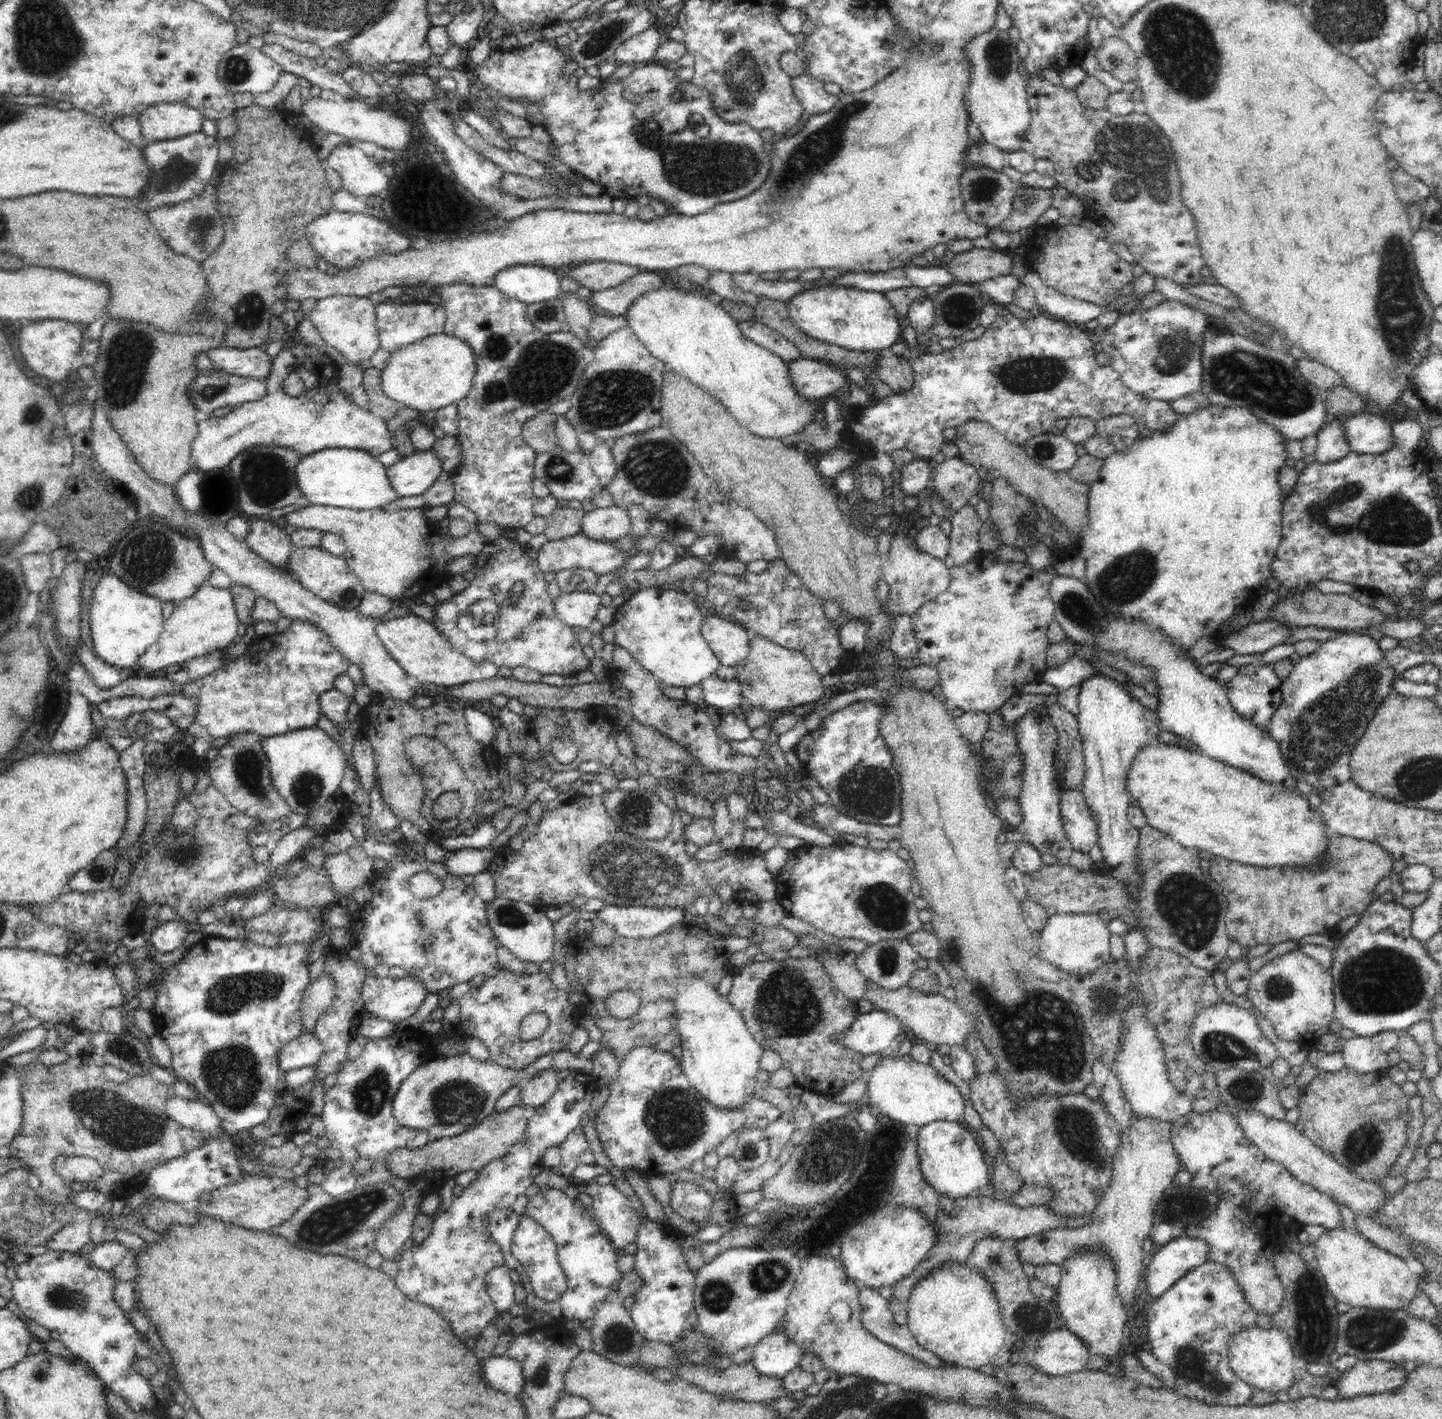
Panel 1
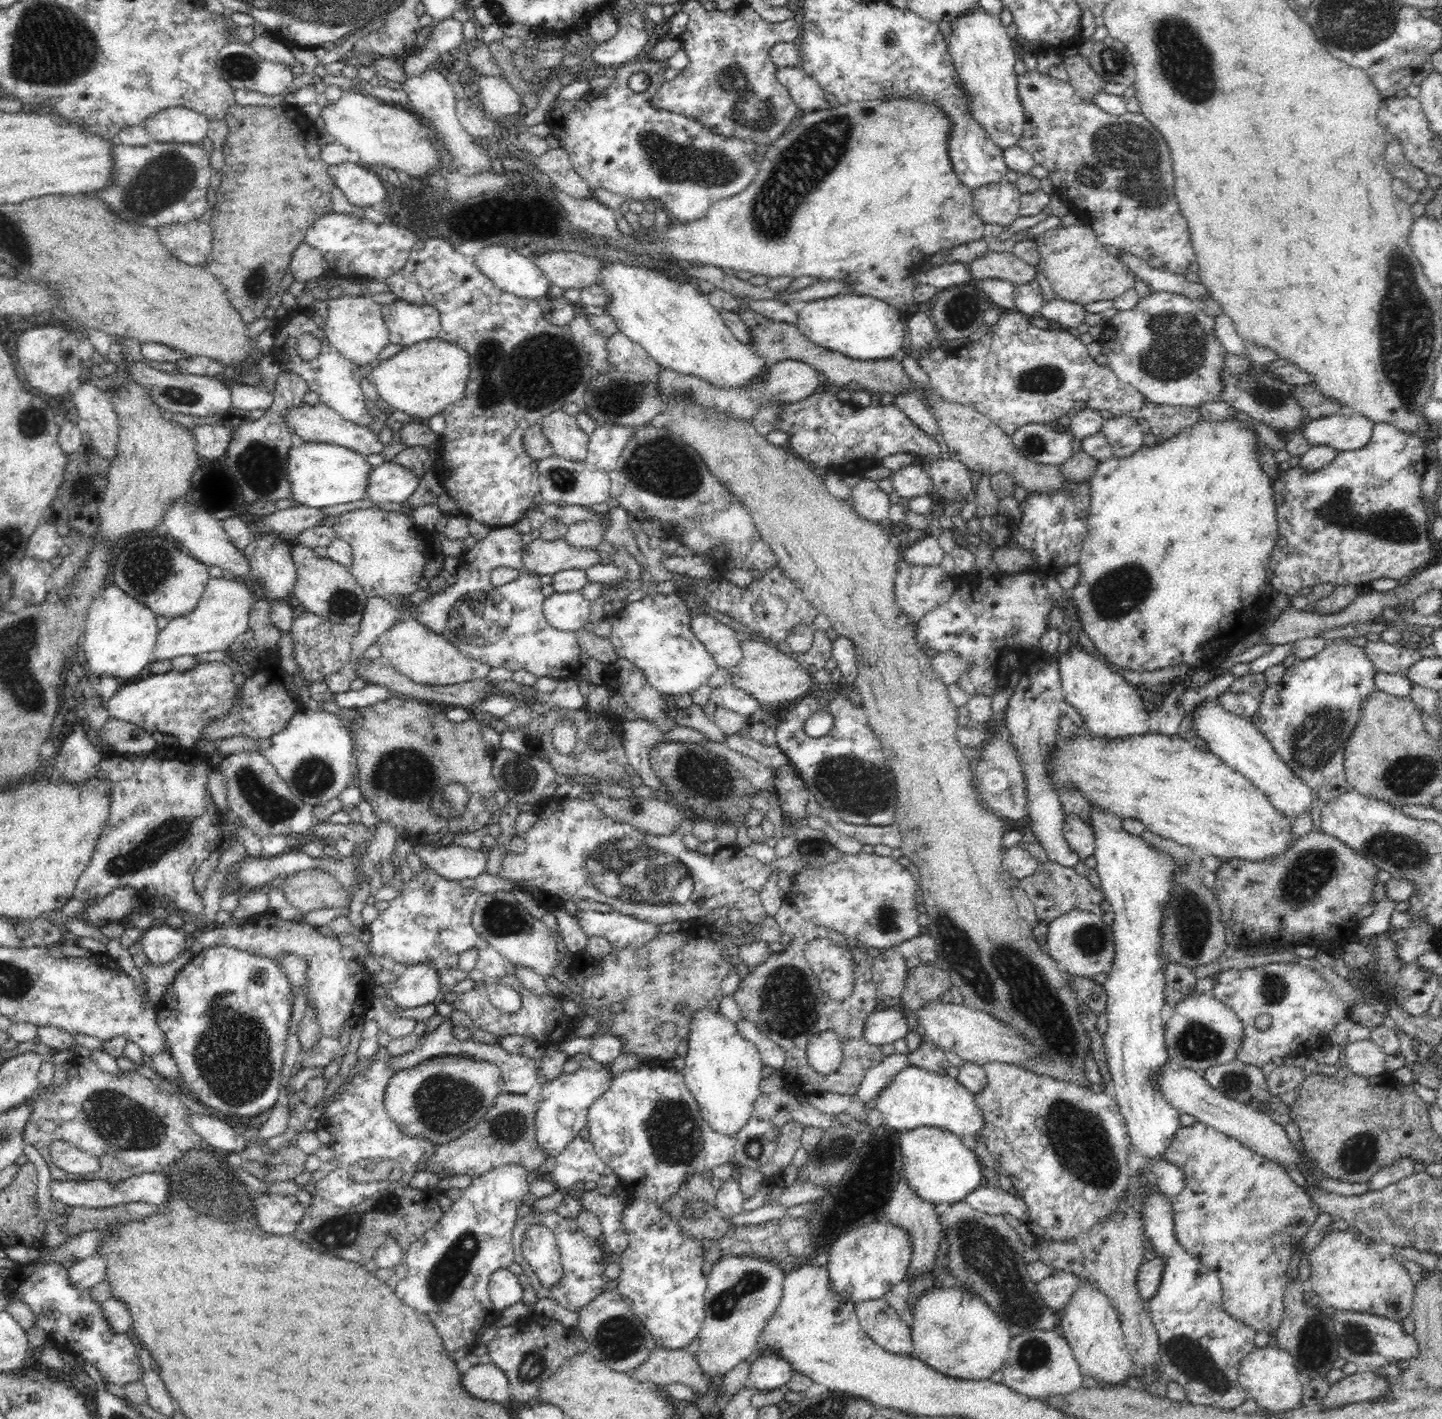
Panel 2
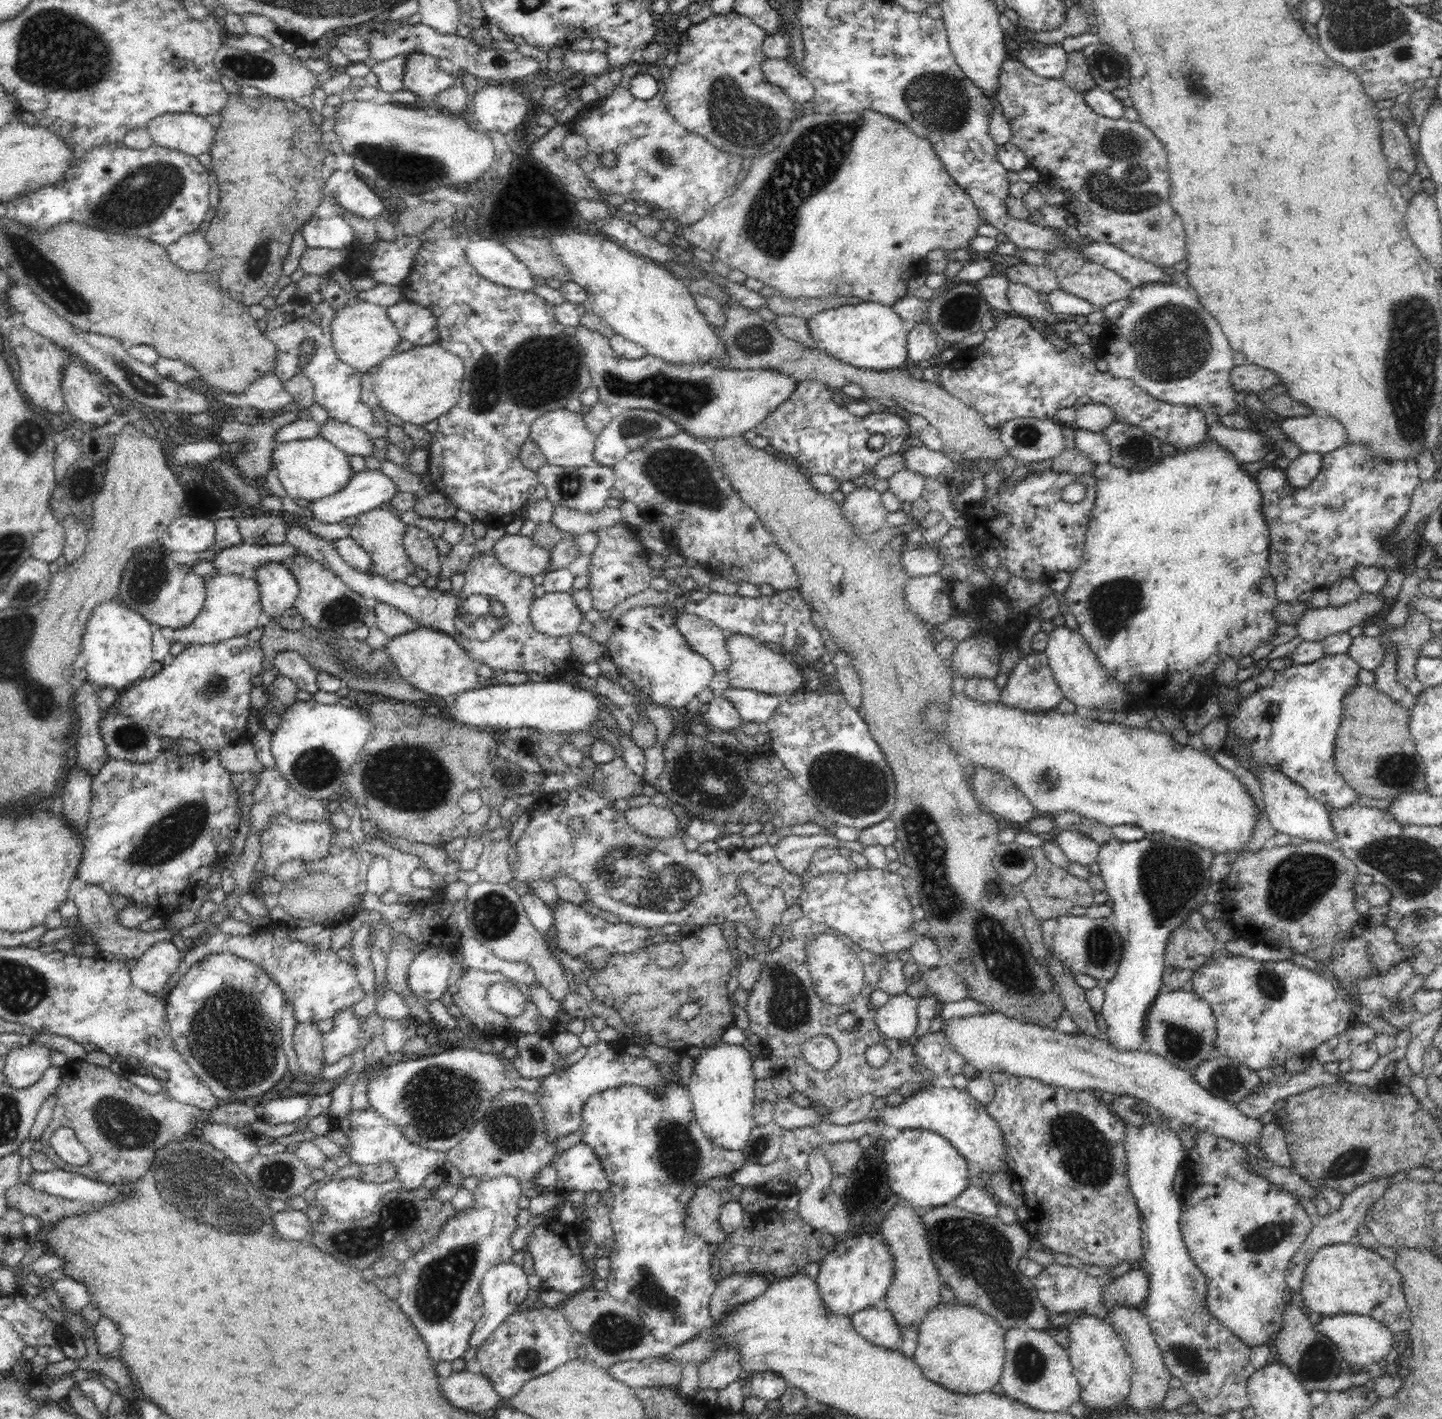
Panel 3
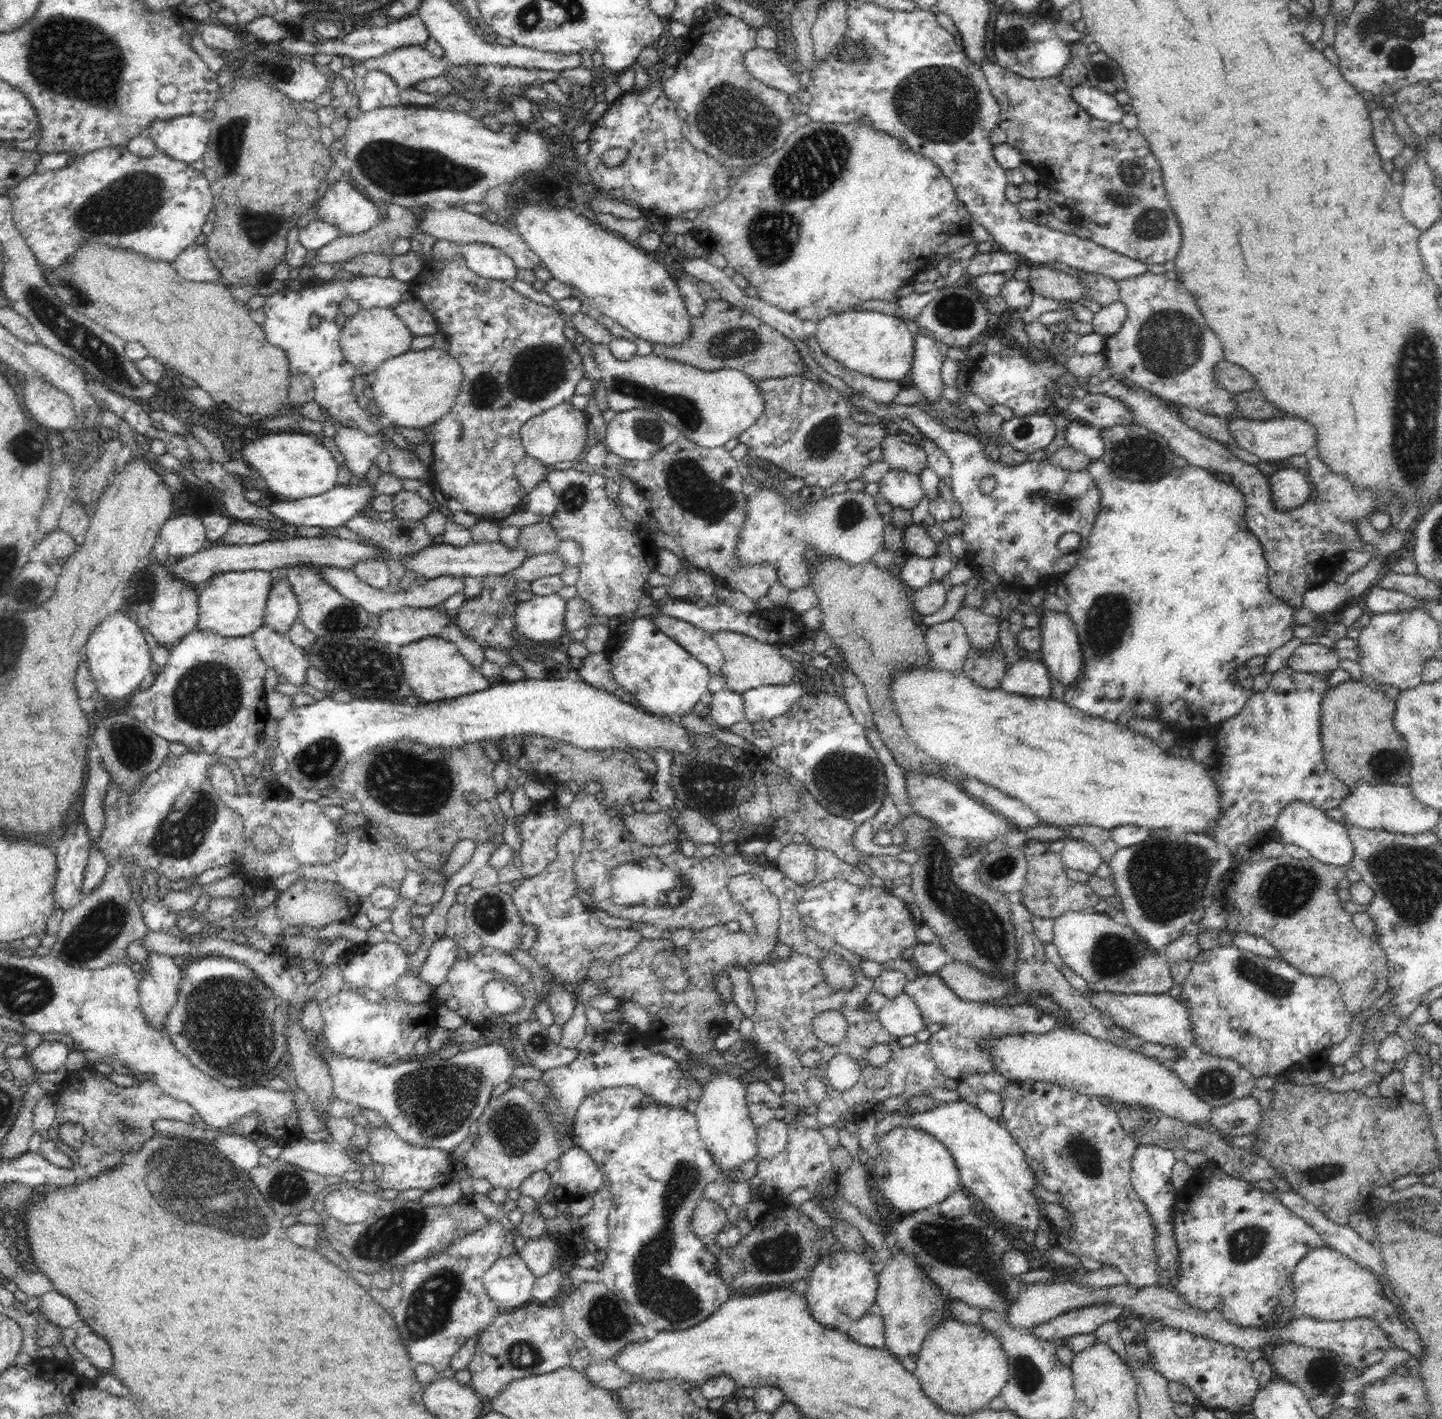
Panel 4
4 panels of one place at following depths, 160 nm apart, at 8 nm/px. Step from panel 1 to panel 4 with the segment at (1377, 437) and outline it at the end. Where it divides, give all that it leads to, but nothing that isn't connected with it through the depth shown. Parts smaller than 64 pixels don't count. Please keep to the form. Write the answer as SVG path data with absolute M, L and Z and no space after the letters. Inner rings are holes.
M1231 417L1228 431L1239 444L1239 448L1256 454L1262 462L1280 463L1286 458L1296 455L1310 455L1315 445L1315 430L1310 423L1296 417L1280 417L1272 420L1251 420Z

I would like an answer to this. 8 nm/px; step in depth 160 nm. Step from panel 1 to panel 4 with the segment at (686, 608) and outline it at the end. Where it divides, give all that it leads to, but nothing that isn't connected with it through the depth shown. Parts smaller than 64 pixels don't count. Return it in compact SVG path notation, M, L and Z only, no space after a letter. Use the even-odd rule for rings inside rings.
M649 611L634 613L634 619L622 619L616 630L611 631L611 643L606 653L610 659L610 672L616 682L630 694L634 694L637 702L645 710L663 716L686 716L692 712L695 704L700 702L702 694L708 692L711 672L689 652L686 652L675 640L660 632L653 625L652 614Z

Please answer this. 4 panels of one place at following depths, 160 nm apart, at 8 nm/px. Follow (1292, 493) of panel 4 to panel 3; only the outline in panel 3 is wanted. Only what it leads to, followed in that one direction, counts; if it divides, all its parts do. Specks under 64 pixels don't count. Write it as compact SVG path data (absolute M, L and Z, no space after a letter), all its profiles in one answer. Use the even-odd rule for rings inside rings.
M1304 452L1291 460L1285 468L1285 477L1292 488L1306 488L1319 473L1323 464L1323 454L1317 452Z

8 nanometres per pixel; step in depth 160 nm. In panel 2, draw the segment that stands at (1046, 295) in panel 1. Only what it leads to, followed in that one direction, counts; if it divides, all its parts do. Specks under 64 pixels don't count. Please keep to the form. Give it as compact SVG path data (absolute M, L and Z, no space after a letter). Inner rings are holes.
M1056 298L1054 301L1046 301L1041 309L1041 317L1059 328L1069 329L1083 324L1088 313L1079 303Z

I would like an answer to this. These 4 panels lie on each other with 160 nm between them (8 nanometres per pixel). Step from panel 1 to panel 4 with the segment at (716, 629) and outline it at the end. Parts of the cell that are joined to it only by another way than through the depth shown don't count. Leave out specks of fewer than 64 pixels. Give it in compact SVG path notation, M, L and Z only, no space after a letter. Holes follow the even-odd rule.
M653 615L651 621L660 632L675 640L686 652L704 664L711 674L721 672L725 658L713 639L713 633L708 634L689 622L666 615Z

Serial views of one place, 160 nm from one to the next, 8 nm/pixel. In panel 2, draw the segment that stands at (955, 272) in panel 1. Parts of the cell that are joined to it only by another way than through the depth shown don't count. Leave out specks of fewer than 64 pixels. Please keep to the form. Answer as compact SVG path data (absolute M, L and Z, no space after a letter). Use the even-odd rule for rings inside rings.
M988 251L984 256L968 262L973 280L1000 279L1016 286L1037 278L1037 265L1028 264L1013 253Z

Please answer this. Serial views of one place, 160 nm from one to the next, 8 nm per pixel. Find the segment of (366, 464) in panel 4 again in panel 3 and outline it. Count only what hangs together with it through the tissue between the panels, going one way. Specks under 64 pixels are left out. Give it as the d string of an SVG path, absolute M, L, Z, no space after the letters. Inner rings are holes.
M330 418L321 427L320 437L324 437L348 456L372 455L374 442L364 432Z

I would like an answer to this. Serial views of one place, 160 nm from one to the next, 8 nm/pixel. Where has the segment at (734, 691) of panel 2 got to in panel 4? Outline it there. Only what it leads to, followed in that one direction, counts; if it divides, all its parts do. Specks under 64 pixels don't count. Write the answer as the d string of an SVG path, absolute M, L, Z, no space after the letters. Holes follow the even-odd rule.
M788 683L751 688L741 695L744 699L745 719L754 723L770 720L788 712L805 693L804 686Z

